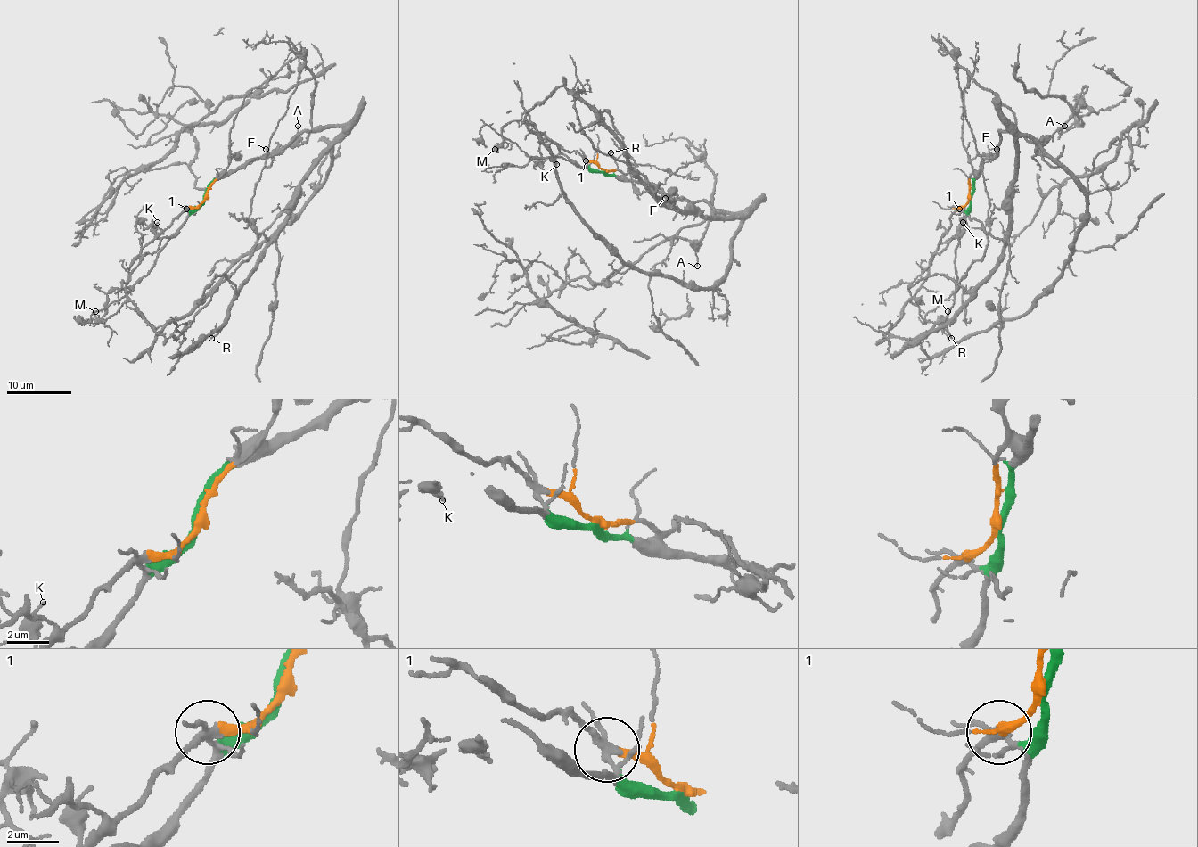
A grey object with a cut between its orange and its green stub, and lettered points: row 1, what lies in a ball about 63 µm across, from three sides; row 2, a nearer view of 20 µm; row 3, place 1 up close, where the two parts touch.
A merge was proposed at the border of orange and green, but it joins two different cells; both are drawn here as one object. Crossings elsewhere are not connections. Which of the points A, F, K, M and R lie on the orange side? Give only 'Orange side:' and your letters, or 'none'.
Orange side: M

